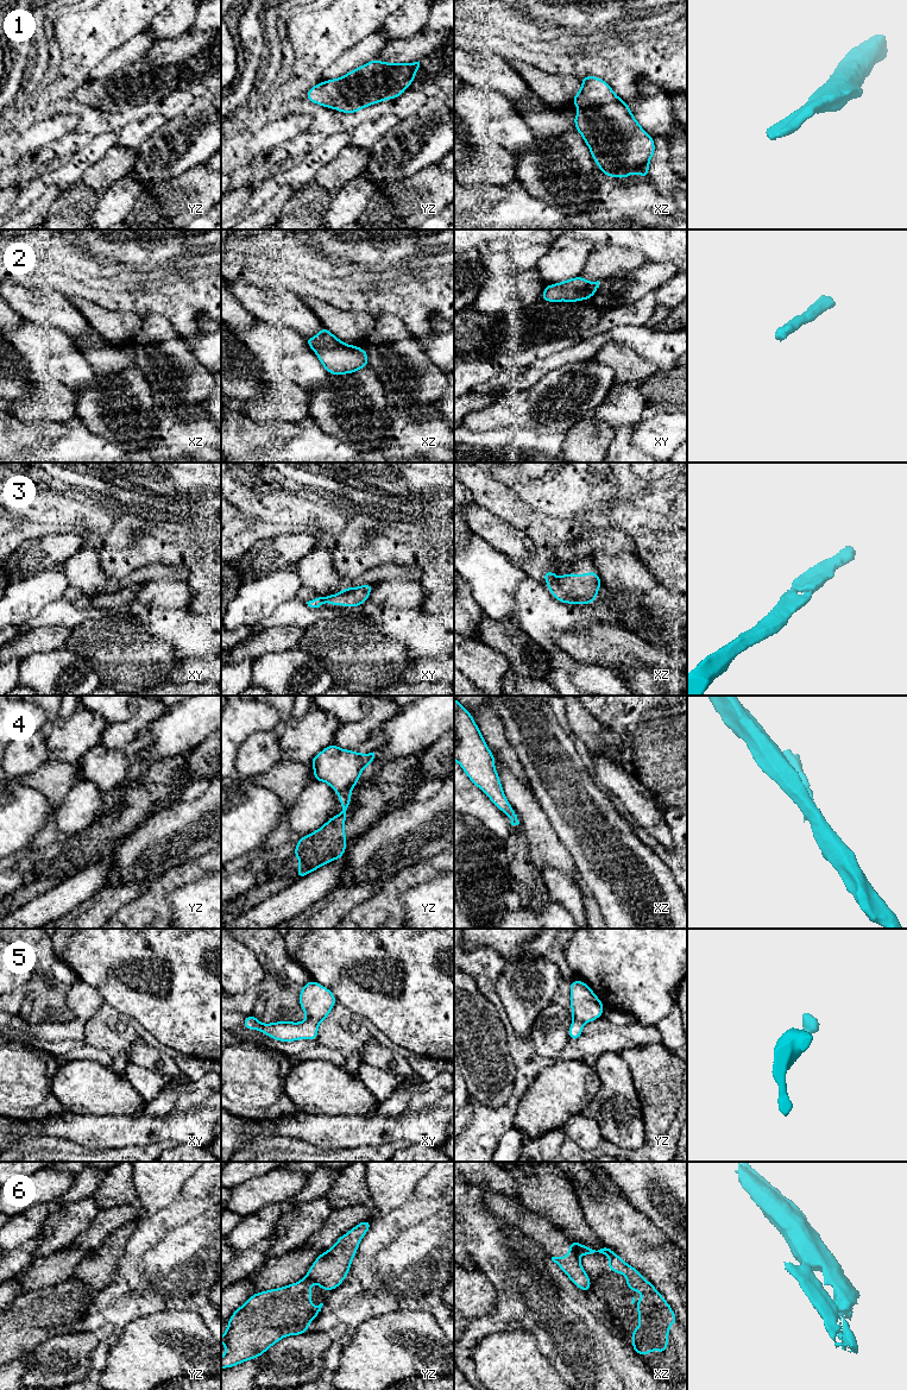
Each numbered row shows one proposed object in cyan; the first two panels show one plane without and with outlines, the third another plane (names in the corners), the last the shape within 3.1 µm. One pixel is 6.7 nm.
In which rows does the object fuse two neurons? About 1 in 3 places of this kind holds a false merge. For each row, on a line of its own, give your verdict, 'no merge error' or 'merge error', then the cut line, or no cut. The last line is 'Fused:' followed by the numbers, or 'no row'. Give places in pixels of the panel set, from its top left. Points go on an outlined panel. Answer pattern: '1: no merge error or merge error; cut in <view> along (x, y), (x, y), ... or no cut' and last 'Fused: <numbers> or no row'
1: no merge error; no cut
2: no merge error; no cut
3: no merge error; no cut
4: merge error; cut in yz along (350, 790), (339, 794)
5: no merge error; no cut
6: merge error; cut in xz along (571, 1244), (577, 1252)
Fused: 4, 6

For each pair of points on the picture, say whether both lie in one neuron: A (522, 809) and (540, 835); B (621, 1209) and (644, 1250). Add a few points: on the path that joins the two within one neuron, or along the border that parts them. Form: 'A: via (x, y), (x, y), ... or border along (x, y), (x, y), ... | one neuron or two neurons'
A: via (528, 815), (537, 829) | one neuron
B: via (621, 1219), (621, 1225), (636, 1240) | one neuron

